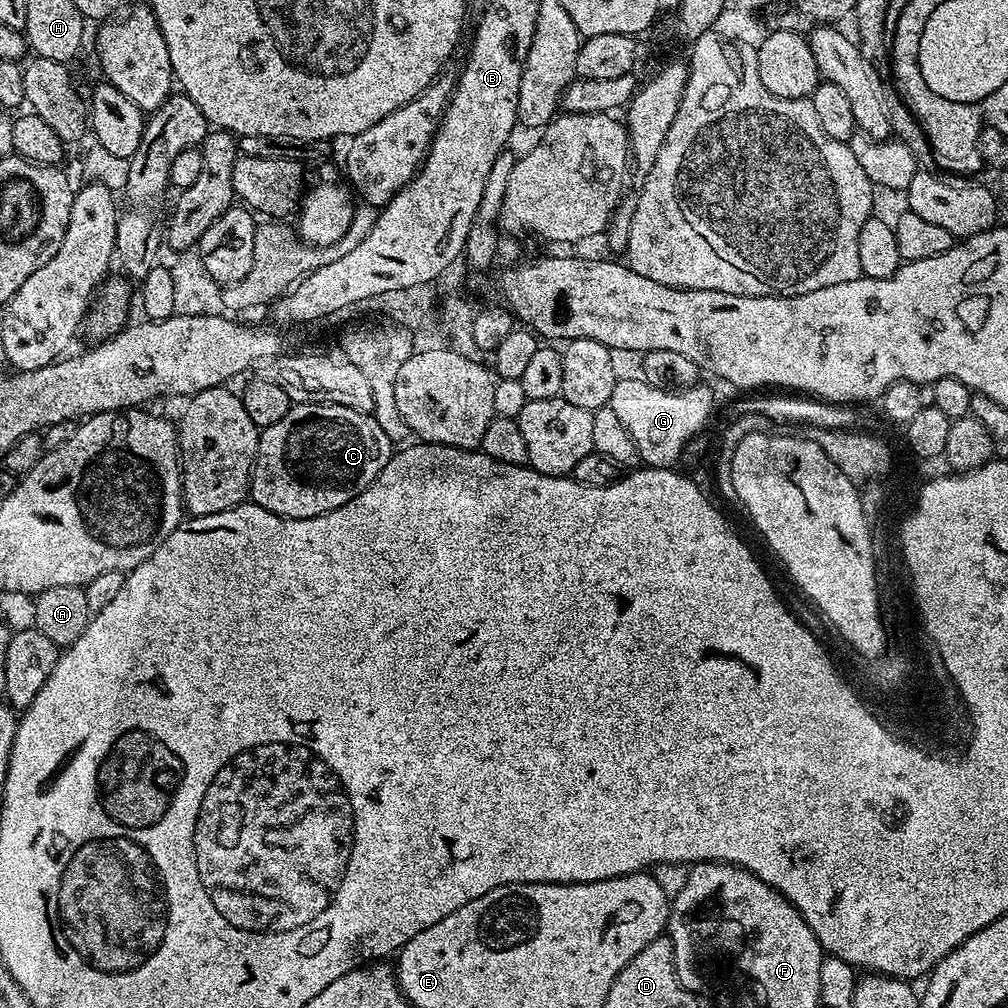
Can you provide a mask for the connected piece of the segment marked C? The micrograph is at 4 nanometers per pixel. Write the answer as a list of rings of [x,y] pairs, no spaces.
[[[297,404],[288,409],[282,422],[260,433],[256,461],[252,464],[251,503],[262,506],[286,520],[301,520],[338,510],[350,498],[362,494],[382,474],[386,462],[392,460],[394,441],[386,438],[386,430],[378,426],[376,417],[337,404]]]

